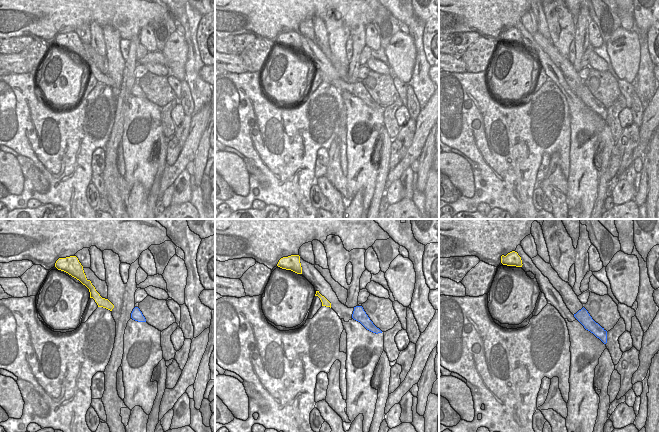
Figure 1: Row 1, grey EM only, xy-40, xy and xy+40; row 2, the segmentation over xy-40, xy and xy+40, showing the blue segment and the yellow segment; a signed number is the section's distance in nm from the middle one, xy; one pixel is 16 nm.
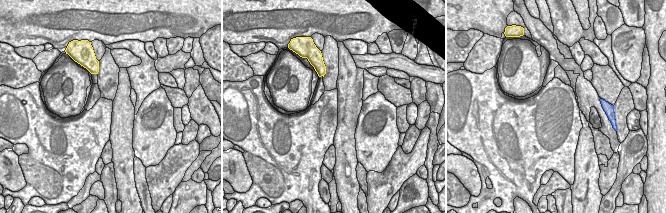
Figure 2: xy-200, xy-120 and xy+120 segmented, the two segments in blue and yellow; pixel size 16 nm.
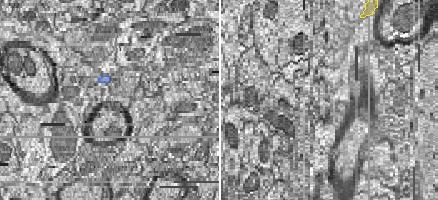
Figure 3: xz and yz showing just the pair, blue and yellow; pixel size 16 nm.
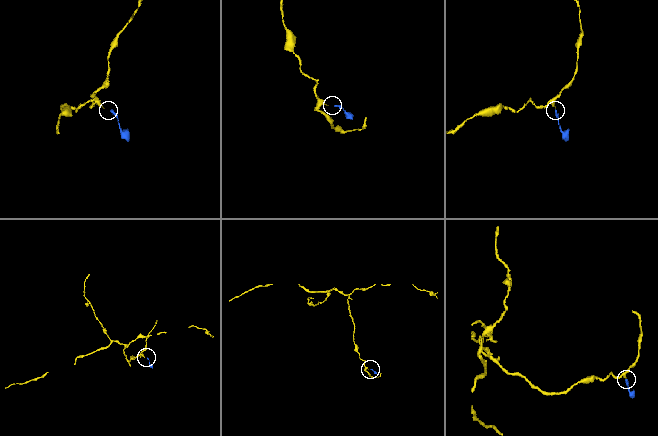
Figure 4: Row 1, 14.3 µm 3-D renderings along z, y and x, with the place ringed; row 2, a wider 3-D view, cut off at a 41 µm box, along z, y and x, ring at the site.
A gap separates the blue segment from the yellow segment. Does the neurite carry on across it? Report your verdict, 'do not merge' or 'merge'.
merge

